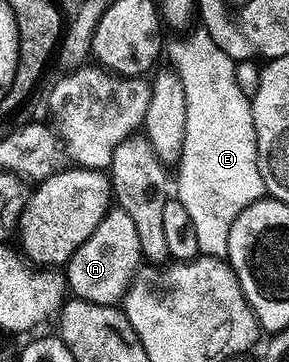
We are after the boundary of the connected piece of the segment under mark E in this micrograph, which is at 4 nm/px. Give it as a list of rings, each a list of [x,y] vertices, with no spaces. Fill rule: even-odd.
[[[201,27],[195,29],[195,33],[187,32],[185,34],[187,37],[184,38],[183,41],[176,42],[170,49],[170,57],[174,60],[174,62],[172,62],[172,68],[174,72],[177,73],[180,83],[184,85],[184,103],[188,111],[188,123],[184,123],[184,147],[182,148],[182,158],[176,163],[176,170],[178,169],[178,193],[176,193],[176,200],[180,203],[184,203],[184,208],[188,211],[189,218],[192,219],[192,227],[196,229],[199,254],[208,257],[225,258],[226,248],[228,247],[228,231],[236,215],[244,207],[250,205],[251,202],[261,201],[263,197],[267,196],[267,192],[264,187],[264,179],[260,179],[260,173],[258,171],[258,160],[256,159],[256,127],[252,119],[252,107],[250,106],[251,98],[246,96],[243,91],[240,91],[239,84],[236,81],[236,62],[234,58],[229,57],[229,55],[214,42],[212,35],[208,35],[206,29]]]

